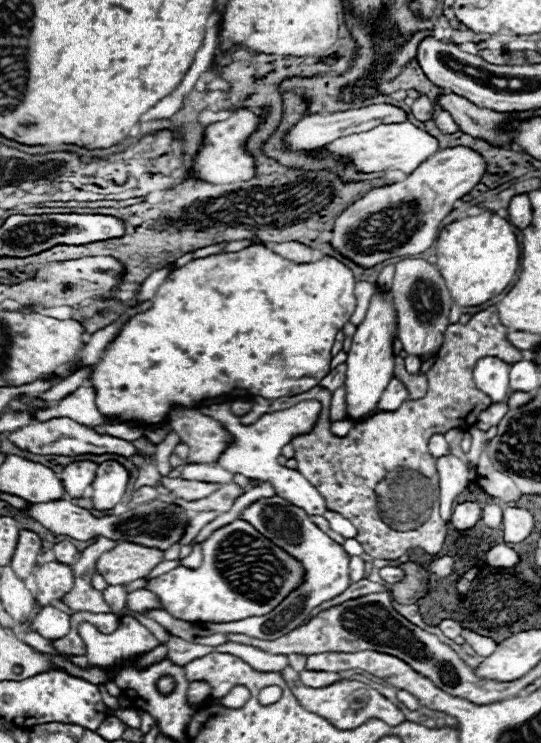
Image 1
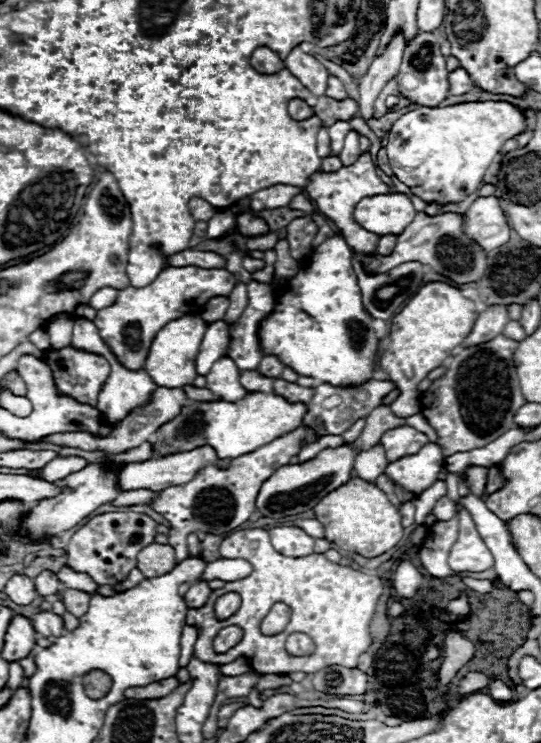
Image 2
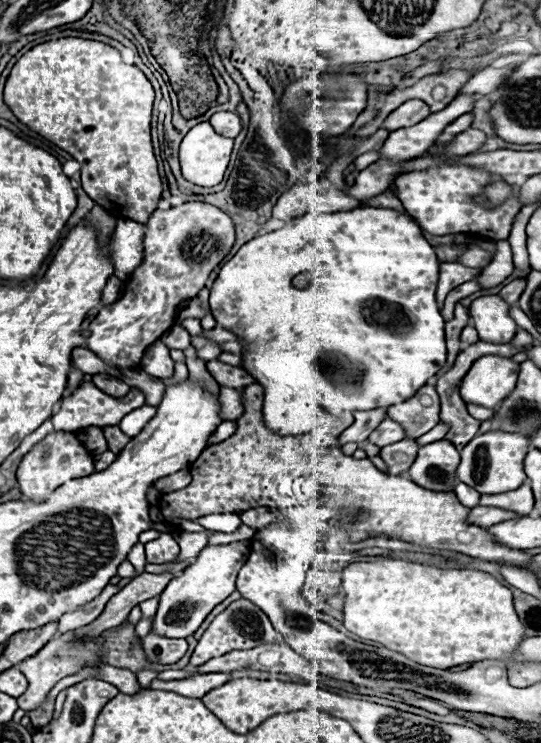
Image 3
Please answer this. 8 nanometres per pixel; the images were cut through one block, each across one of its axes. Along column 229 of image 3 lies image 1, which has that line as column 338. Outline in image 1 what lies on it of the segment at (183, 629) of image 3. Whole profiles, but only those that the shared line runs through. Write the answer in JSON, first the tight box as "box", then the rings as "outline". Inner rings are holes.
{"box":[150,496,352,641],"outline":[[[278,496],[262,498],[254,504],[250,504],[246,510],[242,510],[242,520],[250,522],[260,534],[268,536],[276,546],[286,550],[292,558],[298,558],[298,562],[304,566],[304,582],[296,590],[292,590],[270,614],[252,616],[252,618],[244,618],[238,622],[190,624],[190,622],[174,618],[165,610],[154,610],[150,614],[150,618],[166,628],[172,636],[191,641],[198,636],[210,636],[210,634],[220,632],[220,634],[244,634],[244,636],[252,636],[252,638],[274,640],[274,638],[280,638],[282,634],[288,634],[290,630],[298,628],[310,616],[310,612],[314,608],[318,608],[326,600],[340,596],[352,584],[350,574],[348,574],[350,556],[344,552],[344,548],[340,544],[336,544],[332,538],[328,538],[326,532],[322,532],[316,524],[310,522],[310,516],[304,510],[290,504],[288,500],[278,498]]]}

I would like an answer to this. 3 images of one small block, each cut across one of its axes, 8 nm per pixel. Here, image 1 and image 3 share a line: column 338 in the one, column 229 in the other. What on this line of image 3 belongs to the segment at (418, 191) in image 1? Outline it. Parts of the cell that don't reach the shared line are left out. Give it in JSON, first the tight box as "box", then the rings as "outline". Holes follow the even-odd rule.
{"box":[86,202,236,368],"outline":[[[184,202],[180,206],[168,208],[168,210],[156,210],[150,220],[146,222],[146,236],[144,236],[144,260],[134,270],[132,278],[124,286],[124,294],[118,302],[112,306],[104,306],[98,314],[98,318],[90,324],[90,338],[86,346],[94,350],[98,356],[102,356],[106,362],[118,368],[136,368],[142,360],[146,348],[154,344],[158,338],[164,336],[166,330],[170,330],[176,322],[176,306],[192,296],[196,296],[210,272],[228,256],[236,240],[234,222],[228,214],[224,214],[220,208],[204,202]]]}

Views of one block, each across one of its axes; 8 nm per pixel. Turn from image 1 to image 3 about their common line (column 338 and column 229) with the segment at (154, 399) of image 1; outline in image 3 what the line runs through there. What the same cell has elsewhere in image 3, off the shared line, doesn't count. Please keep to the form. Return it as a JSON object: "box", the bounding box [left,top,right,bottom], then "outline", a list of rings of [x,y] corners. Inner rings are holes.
{"box":[210,206,446,436],"outline":[[[364,206],[364,208],[343,211],[348,212],[310,212],[302,218],[294,218],[292,222],[288,222],[280,230],[268,232],[264,236],[254,238],[252,242],[246,242],[238,250],[238,254],[230,262],[224,264],[224,268],[220,270],[220,274],[214,280],[214,286],[210,290],[210,312],[216,318],[216,322],[222,324],[226,330],[242,336],[250,344],[250,348],[242,350],[242,354],[244,354],[242,366],[252,376],[256,376],[256,382],[260,382],[264,386],[264,424],[280,436],[292,436],[294,434],[294,432],[288,432],[288,428],[290,428],[288,422],[294,420],[296,410],[302,408],[302,404],[298,404],[298,402],[306,402],[306,398],[312,398],[312,394],[314,394],[314,398],[322,398],[318,402],[330,412],[338,412],[338,410],[354,412],[354,410],[388,408],[388,406],[392,406],[396,402],[404,402],[412,394],[416,394],[416,390],[420,390],[426,384],[426,380],[430,376],[434,376],[446,362],[444,318],[440,316],[440,310],[436,306],[438,260],[436,260],[434,250],[426,242],[420,226],[414,222],[414,218],[410,218],[406,214],[398,214],[392,208]],[[300,272],[314,274],[314,282],[310,284],[310,288],[298,290],[290,284],[290,280]],[[372,304],[400,304],[400,306],[372,306]],[[258,334],[268,334],[268,336],[258,336]],[[298,380],[300,380],[300,386],[294,384]],[[294,386],[296,386],[296,392],[300,392],[300,394],[294,394]],[[328,396],[330,396],[332,406],[326,406]]]}

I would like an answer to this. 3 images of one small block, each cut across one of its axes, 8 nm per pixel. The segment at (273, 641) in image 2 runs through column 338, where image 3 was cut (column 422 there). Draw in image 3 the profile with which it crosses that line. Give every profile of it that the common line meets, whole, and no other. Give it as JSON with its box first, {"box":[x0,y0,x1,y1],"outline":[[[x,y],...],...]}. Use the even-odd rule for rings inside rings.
{"box":[342,558,524,668],"outline":[[[390,558],[354,562],[342,570],[342,590],[346,592],[342,622],[350,632],[380,642],[384,648],[400,652],[422,666],[452,668],[480,660],[506,658],[524,640],[524,626],[514,612],[512,592],[486,572],[444,570]]]}

